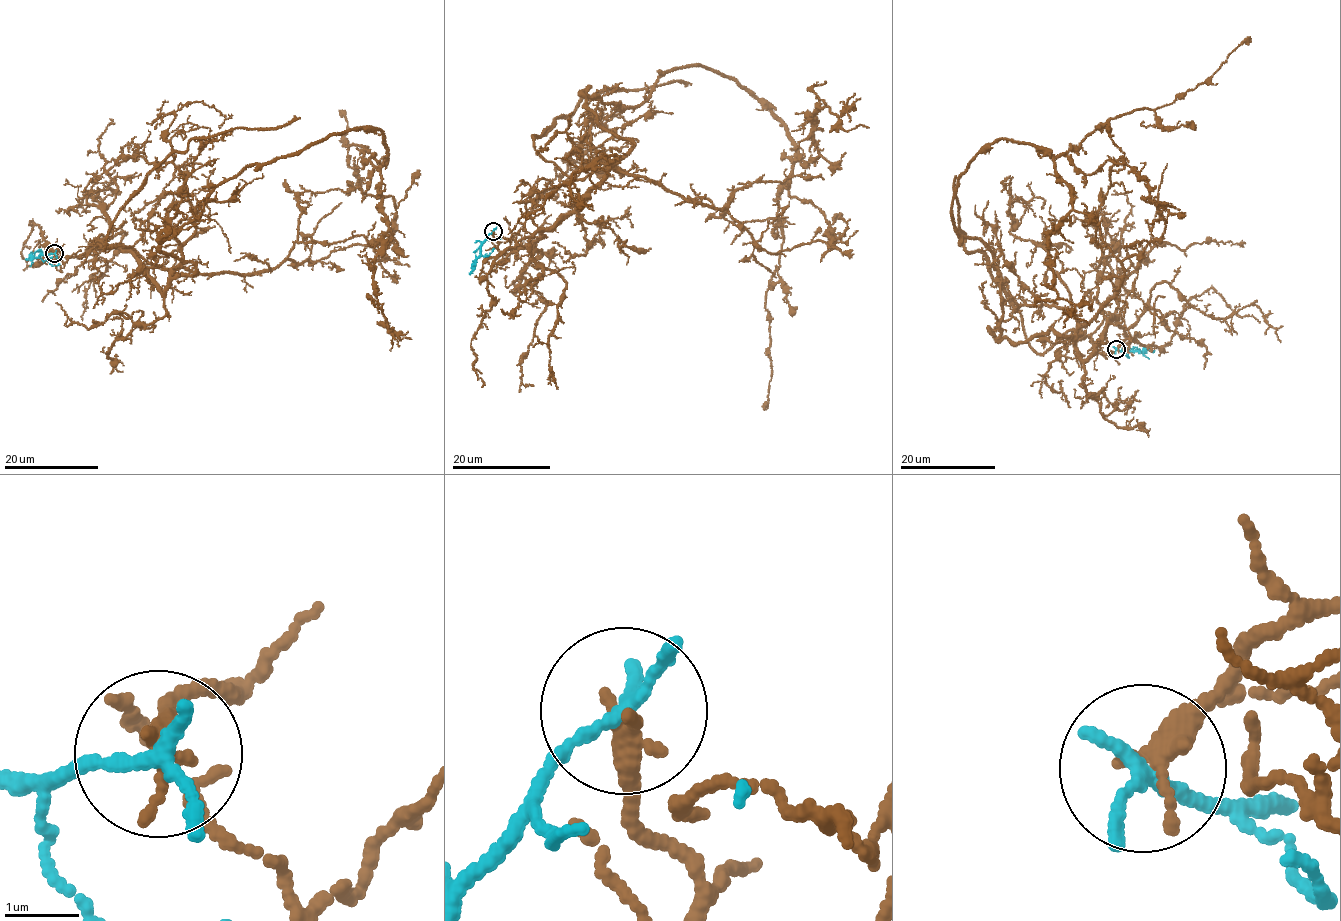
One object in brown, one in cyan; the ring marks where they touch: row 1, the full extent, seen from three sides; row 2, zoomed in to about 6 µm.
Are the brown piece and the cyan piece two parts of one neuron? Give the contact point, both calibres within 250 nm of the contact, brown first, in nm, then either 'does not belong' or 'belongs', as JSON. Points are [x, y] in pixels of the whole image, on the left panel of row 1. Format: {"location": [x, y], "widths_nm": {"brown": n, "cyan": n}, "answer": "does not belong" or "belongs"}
{"location": [54, 253], "widths_nm": {"brown": 260, "cyan": 180}, "answer": "does not belong"}

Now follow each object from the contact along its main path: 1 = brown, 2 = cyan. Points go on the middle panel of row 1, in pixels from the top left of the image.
1: (492, 231), (503, 252), (550, 231), (618, 170), (590, 126), (661, 76), (735, 78), (796, 158), (764, 410)
2: (492, 231), (482, 244), (481, 253), (469, 274)

